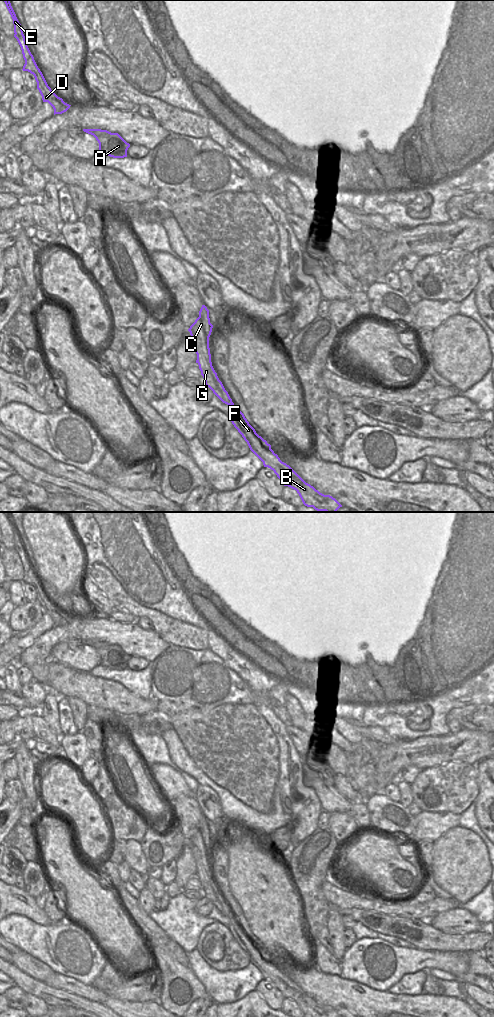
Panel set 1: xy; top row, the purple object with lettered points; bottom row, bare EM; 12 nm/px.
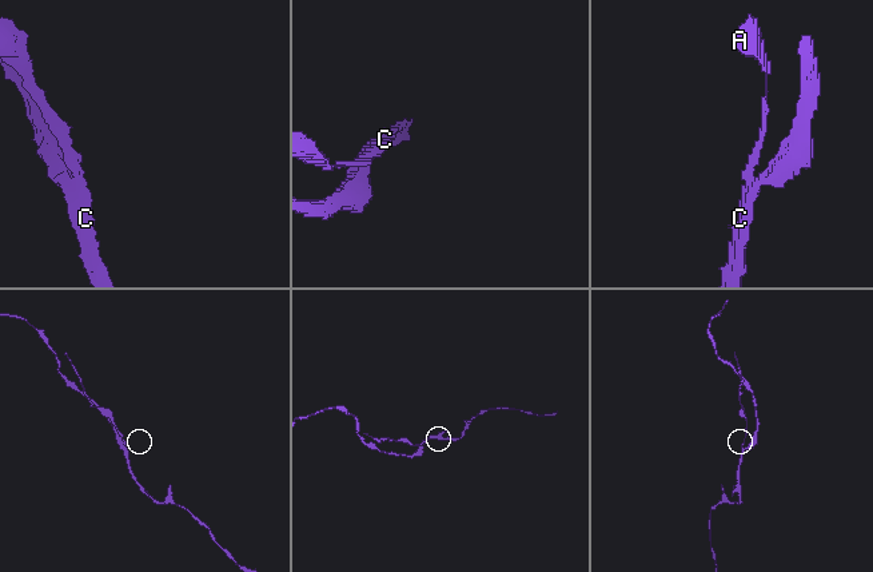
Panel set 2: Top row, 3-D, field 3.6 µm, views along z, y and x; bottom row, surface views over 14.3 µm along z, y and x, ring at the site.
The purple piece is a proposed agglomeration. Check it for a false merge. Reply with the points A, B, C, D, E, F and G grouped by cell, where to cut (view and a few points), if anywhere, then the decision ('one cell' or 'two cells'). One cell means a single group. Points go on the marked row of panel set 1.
A D E / B C F G | xy (201, 308), (206, 309) | two cells

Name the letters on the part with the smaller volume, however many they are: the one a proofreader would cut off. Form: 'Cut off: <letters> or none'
Cut off: A, D, E

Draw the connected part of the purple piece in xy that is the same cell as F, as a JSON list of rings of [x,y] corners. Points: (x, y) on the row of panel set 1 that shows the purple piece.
[[[200,309],[199,317],[188,329],[197,354],[196,363],[199,365],[205,385],[223,403],[230,406],[228,417],[247,442],[250,450],[263,462],[264,467],[273,470],[284,486],[296,490],[305,506],[313,507],[318,512],[336,512],[342,505],[332,496],[324,495],[306,483],[289,465],[282,462],[278,455],[271,449],[271,445],[256,433],[240,409],[233,406],[232,399],[212,366],[209,348],[209,337],[212,328],[213,325],[210,323],[209,310]]]

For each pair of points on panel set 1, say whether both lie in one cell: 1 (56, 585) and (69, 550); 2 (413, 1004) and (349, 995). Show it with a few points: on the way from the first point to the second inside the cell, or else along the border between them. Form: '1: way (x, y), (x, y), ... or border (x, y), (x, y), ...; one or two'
1: way (65, 576), (69, 572), (69, 559); one
2: way (397, 1004), (365, 1004); one

